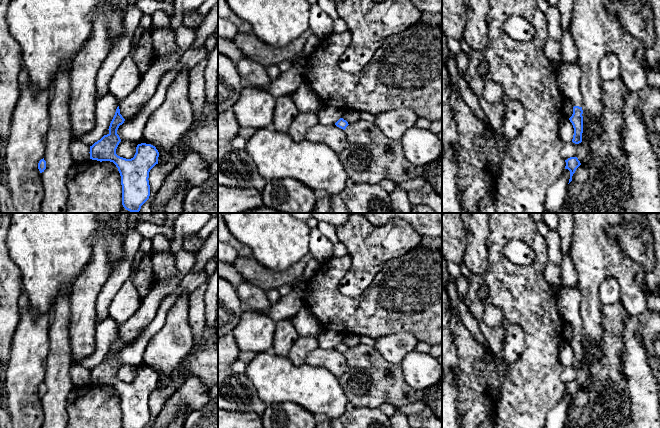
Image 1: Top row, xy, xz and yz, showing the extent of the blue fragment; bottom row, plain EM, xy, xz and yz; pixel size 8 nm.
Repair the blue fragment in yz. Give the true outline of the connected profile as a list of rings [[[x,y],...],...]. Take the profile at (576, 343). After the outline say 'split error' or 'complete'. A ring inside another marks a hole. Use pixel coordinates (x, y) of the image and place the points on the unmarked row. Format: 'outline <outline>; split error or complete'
outline [[[562,286],[557,296],[557,308],[563,321],[570,323],[574,329],[573,338],[569,344],[574,352],[572,366],[575,368],[582,366],[583,357],[581,301],[581,294],[577,286],[574,288]]]; split error

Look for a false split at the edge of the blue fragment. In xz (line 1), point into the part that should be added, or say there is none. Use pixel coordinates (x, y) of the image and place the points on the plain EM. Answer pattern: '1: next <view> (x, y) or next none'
1: next none

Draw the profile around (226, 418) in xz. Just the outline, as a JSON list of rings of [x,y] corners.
[[[218,409],[218,428],[263,428],[260,414]]]

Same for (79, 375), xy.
[[[73,363],[69,375],[74,386],[82,386],[90,383],[90,370],[83,367],[80,363]]]

